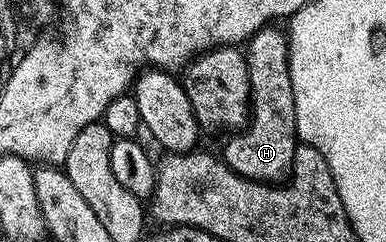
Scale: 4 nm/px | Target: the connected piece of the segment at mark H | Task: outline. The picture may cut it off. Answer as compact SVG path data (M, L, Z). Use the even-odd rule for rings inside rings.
M268 25L250 36L251 118L242 132L243 140L231 137L221 152L228 167L245 178L254 179L264 185L286 180L292 174L297 148L293 91L291 78L287 73L287 35L274 31L273 28L274 26Z

